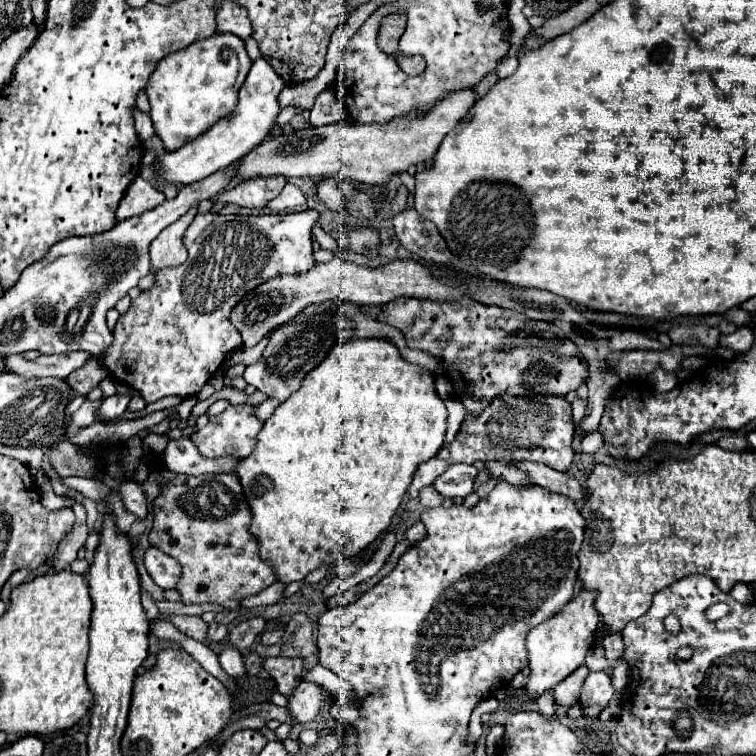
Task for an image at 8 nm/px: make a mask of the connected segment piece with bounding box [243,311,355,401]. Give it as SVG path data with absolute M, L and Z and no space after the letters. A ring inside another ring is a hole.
M339 311L315 315L311 321L301 321L299 317L295 319L295 325L287 325L271 337L261 361L255 365L249 365L243 373L243 379L249 385L255 385L259 391L263 391L267 397L275 397L279 401L285 401L293 391L299 389L301 379L321 363L321 359L327 355L329 347L333 343L343 343L345 339L351 339L355 331L355 325L343 317Z

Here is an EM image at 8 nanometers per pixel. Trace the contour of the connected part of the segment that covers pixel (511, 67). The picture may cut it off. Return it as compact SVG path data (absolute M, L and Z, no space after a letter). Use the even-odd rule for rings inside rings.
M509 57L509 59L505 59L505 61L497 67L497 75L499 75L501 79L505 79L505 77L513 75L513 73L515 73L515 69L517 69L517 65L519 65L517 57Z

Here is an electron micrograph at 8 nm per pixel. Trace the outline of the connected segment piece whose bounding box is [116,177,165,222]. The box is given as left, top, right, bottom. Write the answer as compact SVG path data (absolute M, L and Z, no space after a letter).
M137 177L135 183L127 189L125 197L121 199L119 209L116 210L116 219L119 222L129 219L133 215L141 215L141 213L157 207L163 201L165 201L165 195L159 189L149 185L145 179Z

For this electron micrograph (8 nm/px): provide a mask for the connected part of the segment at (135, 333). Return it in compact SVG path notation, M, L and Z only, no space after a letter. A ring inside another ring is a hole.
M307 209L289 215L219 215L205 213L195 215L195 219L209 219L207 225L191 223L193 239L183 239L189 259L179 267L169 267L157 273L157 281L149 291L141 293L137 303L131 303L129 311L119 317L115 327L115 341L109 351L101 357L111 369L111 375L141 391L141 397L147 403L175 395L175 397L193 397L199 393L211 375L219 369L223 359L243 347L241 333L229 321L233 307L261 283L275 279L279 275L303 275L309 267L315 265L311 235L313 227L319 221L317 209Z

